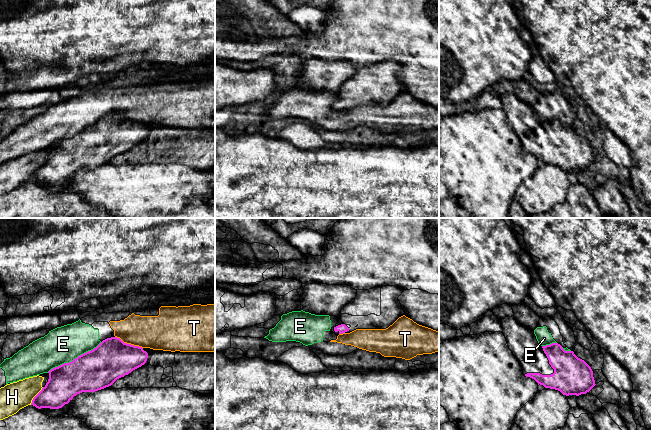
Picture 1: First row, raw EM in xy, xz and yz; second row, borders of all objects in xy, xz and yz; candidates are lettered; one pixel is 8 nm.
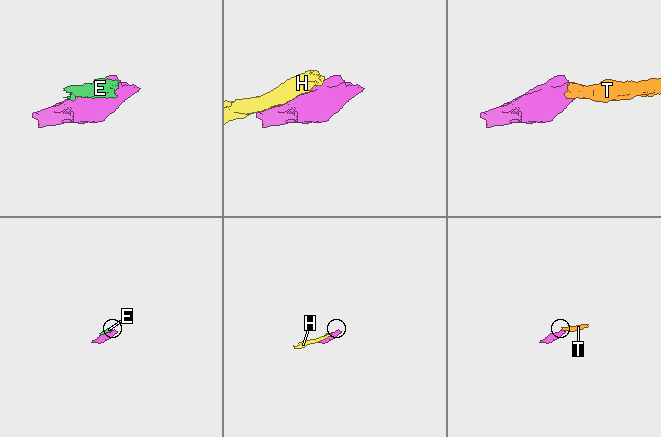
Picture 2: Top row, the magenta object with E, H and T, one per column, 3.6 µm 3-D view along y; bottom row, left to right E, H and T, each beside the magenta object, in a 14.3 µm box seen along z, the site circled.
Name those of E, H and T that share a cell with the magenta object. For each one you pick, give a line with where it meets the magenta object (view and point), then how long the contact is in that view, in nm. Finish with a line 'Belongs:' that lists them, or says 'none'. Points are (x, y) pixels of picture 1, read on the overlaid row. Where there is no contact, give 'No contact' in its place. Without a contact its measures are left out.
Belongs: none

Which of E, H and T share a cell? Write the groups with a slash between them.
E T / H

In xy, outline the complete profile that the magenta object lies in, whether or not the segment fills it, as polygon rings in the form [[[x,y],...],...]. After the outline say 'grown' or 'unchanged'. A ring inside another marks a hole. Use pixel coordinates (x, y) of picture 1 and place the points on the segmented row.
[[[120,338],[103,340],[96,348],[72,362],[51,369],[49,379],[33,398],[38,409],[59,409],[82,392],[95,392],[141,367],[153,351],[124,343]]]; grown

